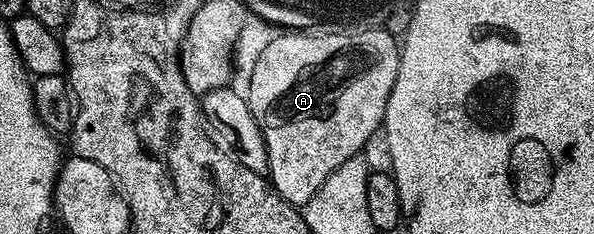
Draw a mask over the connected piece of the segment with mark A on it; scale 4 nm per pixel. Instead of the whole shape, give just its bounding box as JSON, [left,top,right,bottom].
[246,30,401,209]

